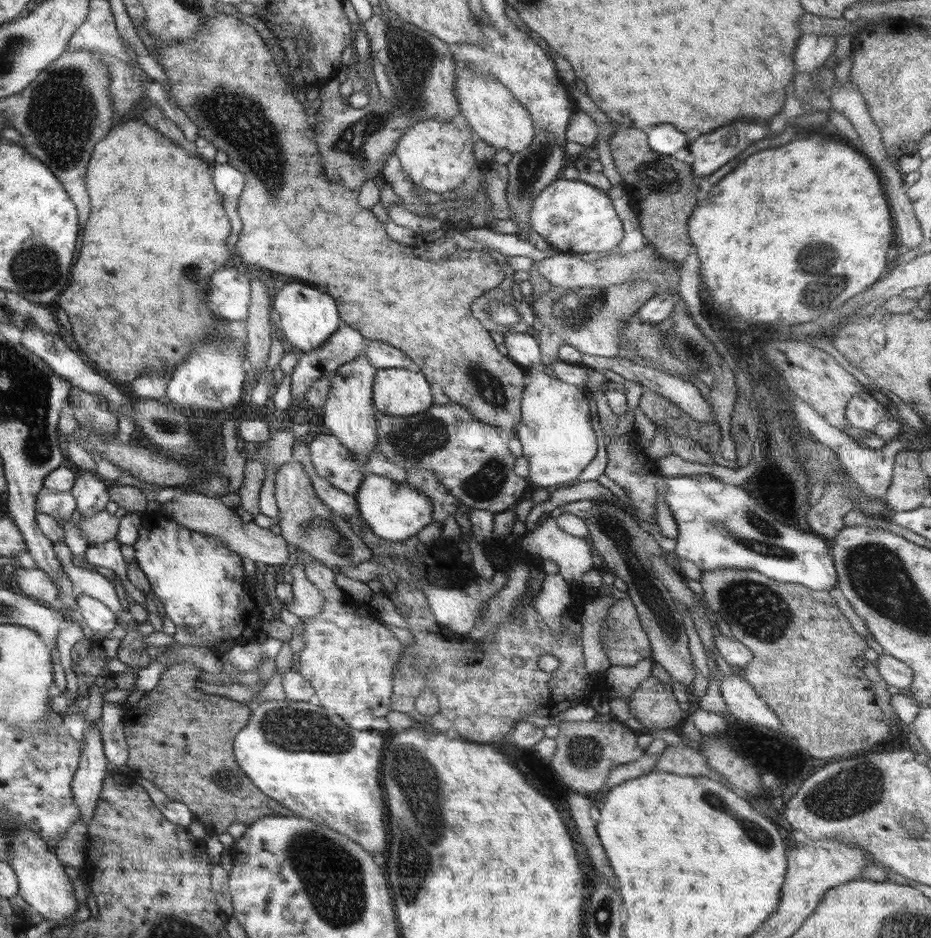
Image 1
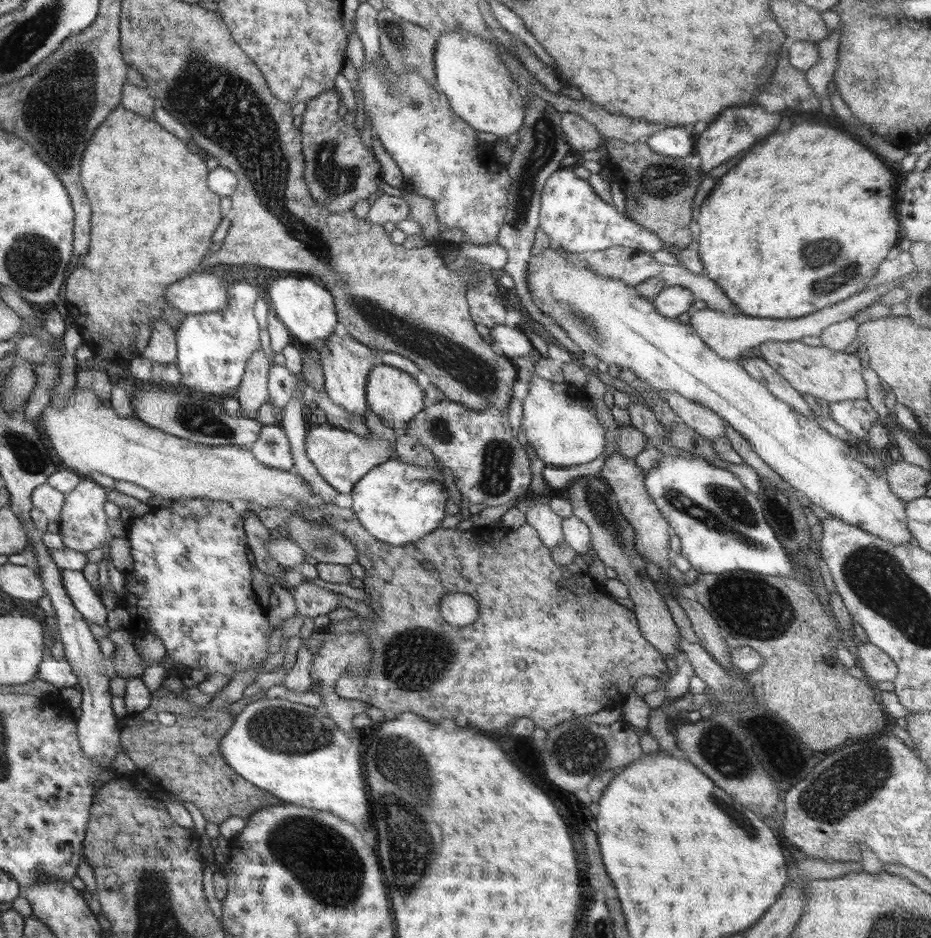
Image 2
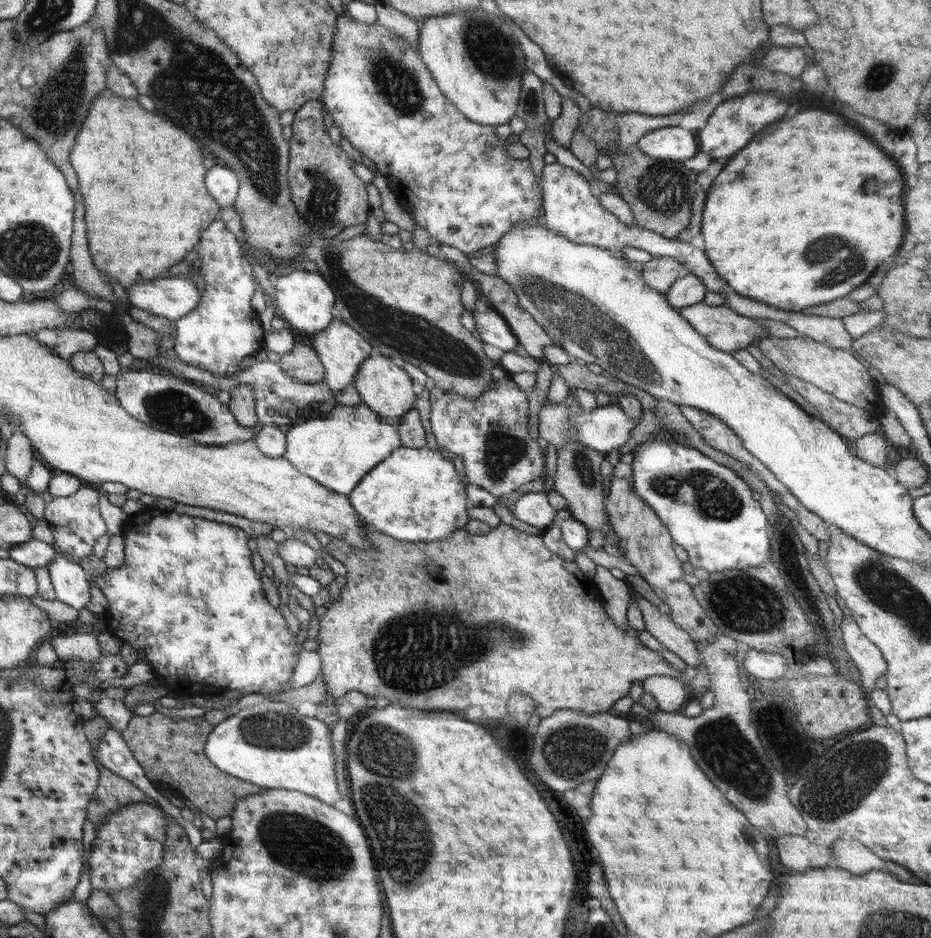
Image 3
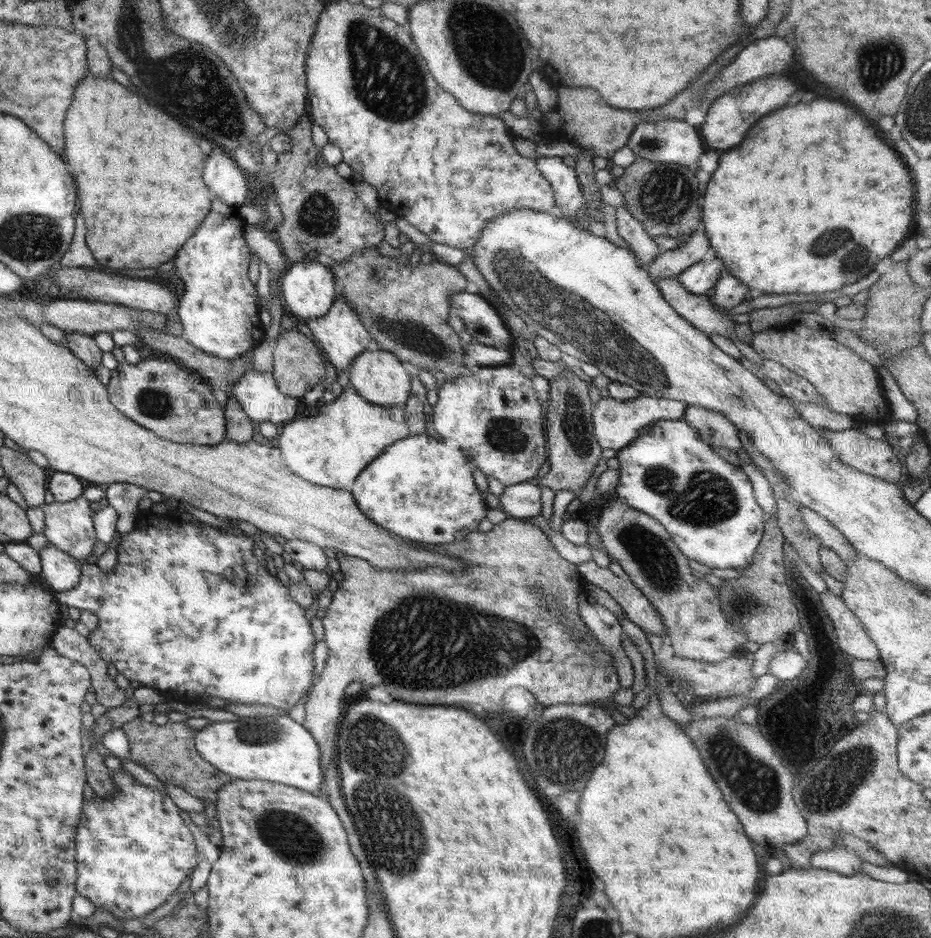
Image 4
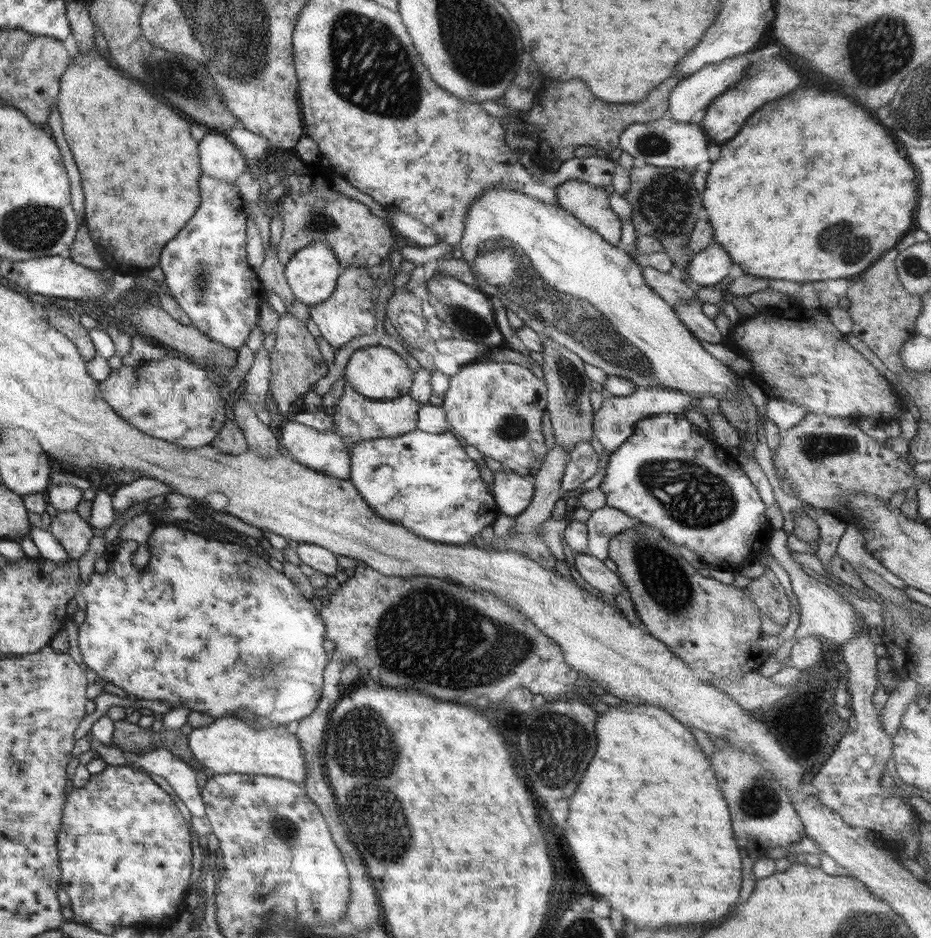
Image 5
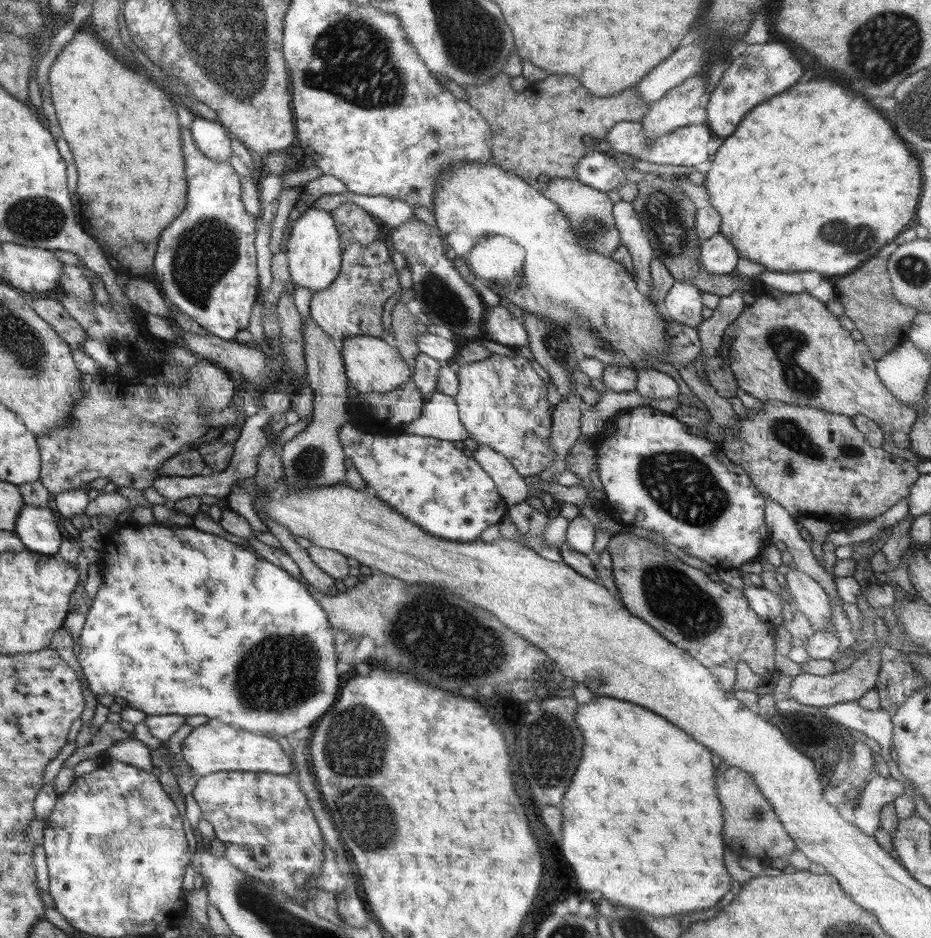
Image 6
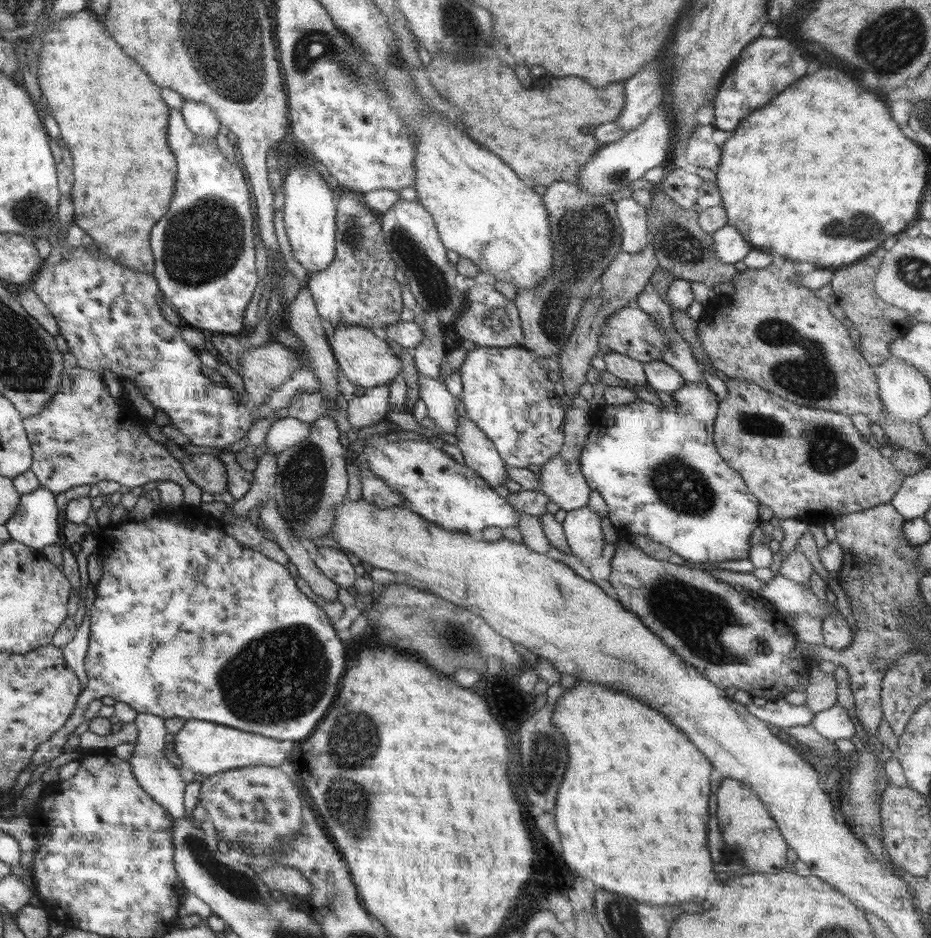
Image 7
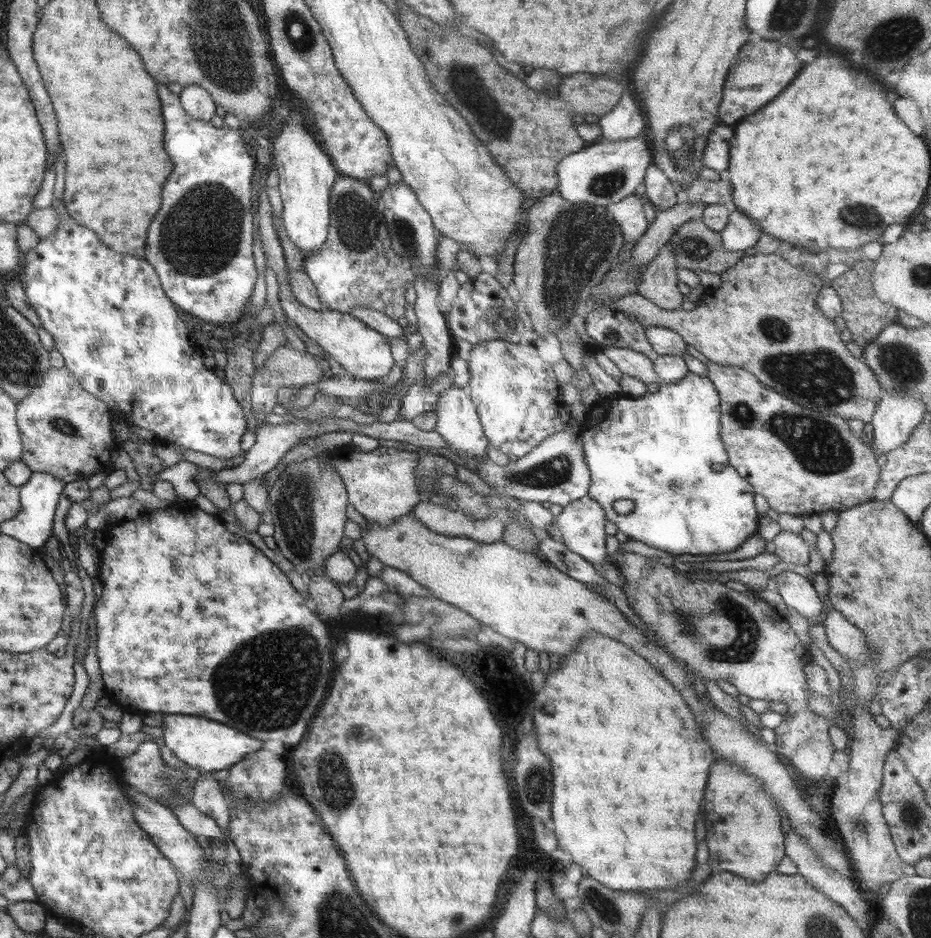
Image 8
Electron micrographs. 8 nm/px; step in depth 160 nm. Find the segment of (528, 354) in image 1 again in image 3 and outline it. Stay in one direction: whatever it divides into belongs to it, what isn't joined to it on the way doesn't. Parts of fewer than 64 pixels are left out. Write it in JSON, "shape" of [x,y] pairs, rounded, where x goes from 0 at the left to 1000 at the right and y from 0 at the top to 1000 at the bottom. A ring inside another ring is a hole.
{"shape":[[[531,329],[508,332],[511,342],[511,354],[516,356],[516,362],[538,371],[542,376],[550,375],[557,368],[546,344]]]}

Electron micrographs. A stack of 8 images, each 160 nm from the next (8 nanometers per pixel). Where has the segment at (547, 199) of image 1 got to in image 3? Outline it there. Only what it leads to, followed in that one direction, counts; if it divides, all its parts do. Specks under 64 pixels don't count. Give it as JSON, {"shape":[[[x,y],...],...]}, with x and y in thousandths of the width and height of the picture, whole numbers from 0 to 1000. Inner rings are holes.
{"shape":[[[595,173],[595,175],[584,177],[581,189],[583,238],[589,245],[593,245],[597,249],[604,249],[619,260],[635,260],[656,268],[667,267],[670,262],[681,262],[681,264],[694,267],[702,274],[722,274],[731,279],[739,291],[751,294],[760,310],[773,314],[785,308],[785,305],[769,290],[759,271],[754,265],[738,258],[712,254],[705,247],[696,246],[683,239],[675,242],[675,240],[666,238],[660,228],[653,226],[644,217],[642,208],[634,204],[634,195],[621,182]]]}

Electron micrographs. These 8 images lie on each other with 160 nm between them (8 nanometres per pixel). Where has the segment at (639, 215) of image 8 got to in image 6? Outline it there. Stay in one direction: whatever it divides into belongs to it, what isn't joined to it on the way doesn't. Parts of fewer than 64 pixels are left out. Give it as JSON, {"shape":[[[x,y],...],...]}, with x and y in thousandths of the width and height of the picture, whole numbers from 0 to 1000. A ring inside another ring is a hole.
{"shape":[[[667,212],[660,216],[658,230],[667,253],[667,260],[677,268],[679,274],[684,307],[687,311],[695,313],[699,302],[697,291],[701,269],[699,258],[691,245],[679,215]]]}

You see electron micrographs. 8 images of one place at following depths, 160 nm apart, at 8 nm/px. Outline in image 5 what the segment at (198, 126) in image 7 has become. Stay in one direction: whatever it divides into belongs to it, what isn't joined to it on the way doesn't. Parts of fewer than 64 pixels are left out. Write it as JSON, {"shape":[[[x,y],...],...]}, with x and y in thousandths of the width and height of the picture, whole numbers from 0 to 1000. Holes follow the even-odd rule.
{"shape":[[[222,138],[215,150],[215,175],[219,184],[251,196],[256,188],[266,181],[258,160],[242,143],[230,138]]]}

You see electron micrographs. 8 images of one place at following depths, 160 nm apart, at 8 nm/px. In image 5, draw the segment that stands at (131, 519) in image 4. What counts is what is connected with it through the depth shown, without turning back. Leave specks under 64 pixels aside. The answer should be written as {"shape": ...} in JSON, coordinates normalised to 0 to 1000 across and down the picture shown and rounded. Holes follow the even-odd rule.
{"shape":[[[149,509],[137,515],[131,515],[120,527],[120,541],[122,541],[122,554],[130,551],[136,542],[146,537],[144,535],[159,534],[164,529],[178,529],[186,525],[186,520],[164,510]]]}

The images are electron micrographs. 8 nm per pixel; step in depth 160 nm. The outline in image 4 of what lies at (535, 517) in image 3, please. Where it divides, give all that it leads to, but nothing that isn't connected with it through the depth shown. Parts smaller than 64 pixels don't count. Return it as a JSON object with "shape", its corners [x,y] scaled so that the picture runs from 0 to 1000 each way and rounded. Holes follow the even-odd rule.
{"shape":[[[567,513],[544,517],[536,529],[536,542],[555,553],[570,553],[581,547],[581,519]]]}

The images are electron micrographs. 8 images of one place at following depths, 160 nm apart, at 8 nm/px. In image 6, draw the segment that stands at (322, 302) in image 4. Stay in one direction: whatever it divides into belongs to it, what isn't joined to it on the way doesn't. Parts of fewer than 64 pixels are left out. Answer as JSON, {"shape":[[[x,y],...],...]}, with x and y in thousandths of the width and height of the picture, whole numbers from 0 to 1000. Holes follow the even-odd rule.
{"shape":[[[334,220],[316,237],[307,267],[315,303],[332,307],[337,313],[356,305],[365,290],[365,273],[368,273],[361,239],[352,224]]]}

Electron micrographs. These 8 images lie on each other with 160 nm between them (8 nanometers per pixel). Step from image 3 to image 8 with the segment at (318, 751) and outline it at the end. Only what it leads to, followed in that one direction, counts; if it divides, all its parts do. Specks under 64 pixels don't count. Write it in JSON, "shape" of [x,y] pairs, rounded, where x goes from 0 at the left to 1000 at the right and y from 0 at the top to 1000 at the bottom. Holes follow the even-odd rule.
{"shape":[[[178,761],[174,765],[173,776],[176,781],[176,793],[195,812],[211,819],[216,825],[245,820],[270,802],[279,800],[282,794],[282,790],[275,786],[266,785],[248,773],[218,763]]]}

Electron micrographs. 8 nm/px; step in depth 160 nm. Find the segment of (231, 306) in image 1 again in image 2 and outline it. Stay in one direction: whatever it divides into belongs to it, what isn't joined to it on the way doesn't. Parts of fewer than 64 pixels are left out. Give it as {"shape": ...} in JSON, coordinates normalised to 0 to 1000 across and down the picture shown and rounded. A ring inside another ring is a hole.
{"shape":[[[224,288],[208,290],[185,303],[175,318],[200,336],[234,333],[245,324],[245,301]]]}

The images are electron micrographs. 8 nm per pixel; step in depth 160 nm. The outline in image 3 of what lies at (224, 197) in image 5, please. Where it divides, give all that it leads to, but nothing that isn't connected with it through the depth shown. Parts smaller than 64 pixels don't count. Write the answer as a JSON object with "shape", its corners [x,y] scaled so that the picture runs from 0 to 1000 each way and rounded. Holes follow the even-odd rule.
{"shape":[[[232,235],[219,247],[219,252],[215,252],[215,258],[209,263],[215,275],[213,284],[216,296],[221,305],[211,328],[188,342],[186,372],[194,386],[246,402],[262,394],[258,386],[264,380],[275,377],[284,367],[284,352],[277,343],[277,335],[269,324],[275,303],[269,290],[269,281],[260,271],[260,260],[241,241],[238,235]]]}

